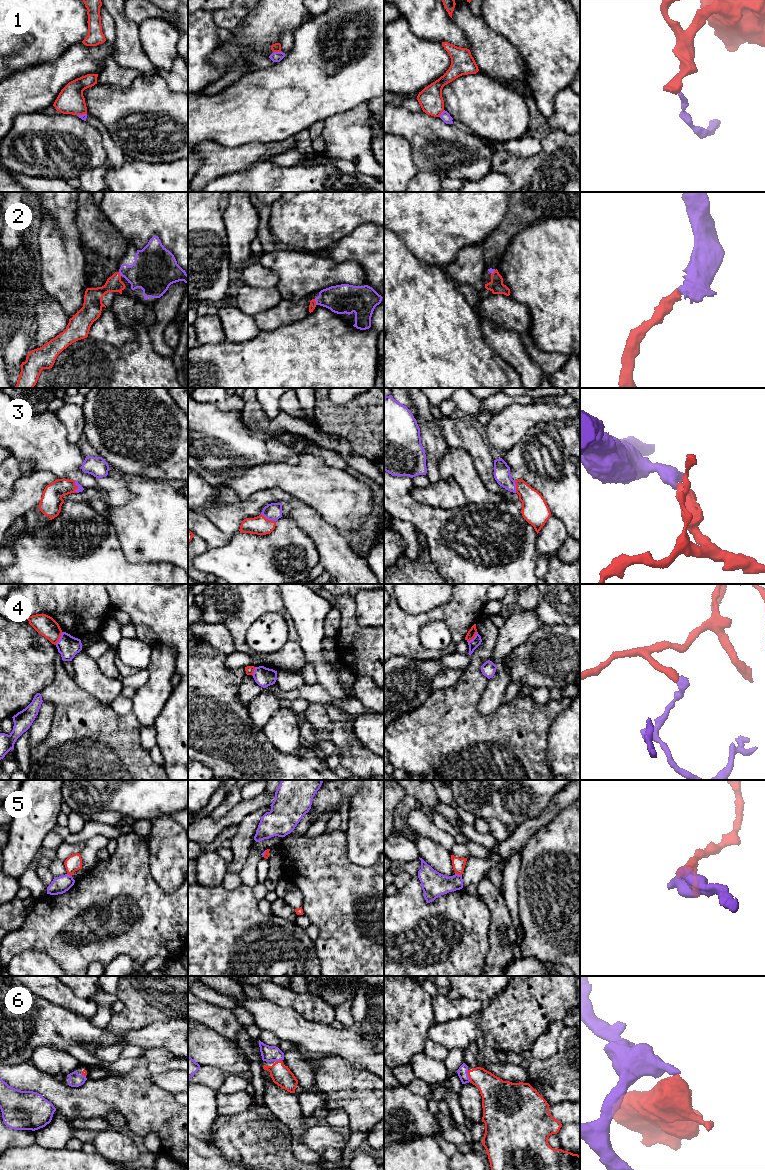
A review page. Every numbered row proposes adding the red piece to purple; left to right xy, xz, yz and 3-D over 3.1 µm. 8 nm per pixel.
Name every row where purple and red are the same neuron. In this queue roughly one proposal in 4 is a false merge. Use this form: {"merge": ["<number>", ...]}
{"merge": ["2", "3", "6"]}

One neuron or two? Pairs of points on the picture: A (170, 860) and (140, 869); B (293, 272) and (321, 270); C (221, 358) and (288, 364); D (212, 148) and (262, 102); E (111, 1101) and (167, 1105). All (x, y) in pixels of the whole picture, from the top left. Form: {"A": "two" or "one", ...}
{"A": "two", "B": "one", "C": "one", "D": "two", "E": "one"}

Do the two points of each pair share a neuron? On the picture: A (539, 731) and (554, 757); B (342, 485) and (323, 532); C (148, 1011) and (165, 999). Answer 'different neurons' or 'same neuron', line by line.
A: different neurons
B: different neurons
C: different neurons

